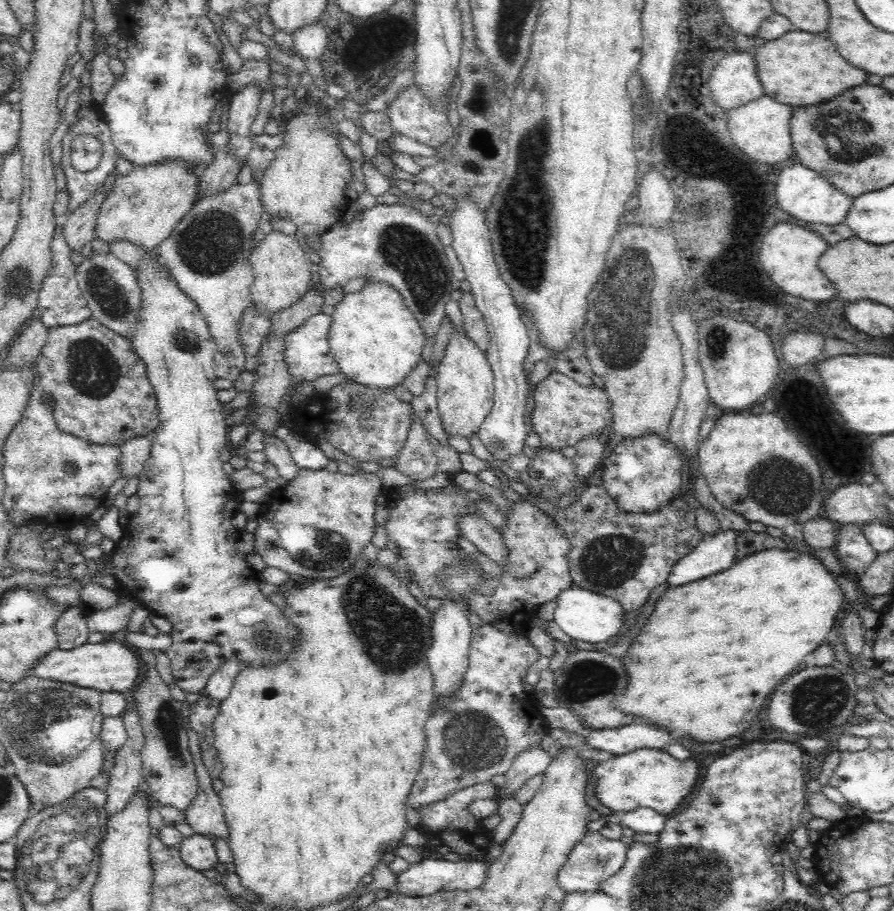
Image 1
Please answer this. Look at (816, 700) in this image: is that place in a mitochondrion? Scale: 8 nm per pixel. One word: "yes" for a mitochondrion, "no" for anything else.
yes

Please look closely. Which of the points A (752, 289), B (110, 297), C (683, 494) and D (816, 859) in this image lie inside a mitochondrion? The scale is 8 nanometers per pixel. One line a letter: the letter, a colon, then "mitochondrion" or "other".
A: other
B: mitochondrion
C: other
D: other

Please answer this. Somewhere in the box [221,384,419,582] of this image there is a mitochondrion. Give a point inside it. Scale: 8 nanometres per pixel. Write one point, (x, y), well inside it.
(317, 549)

